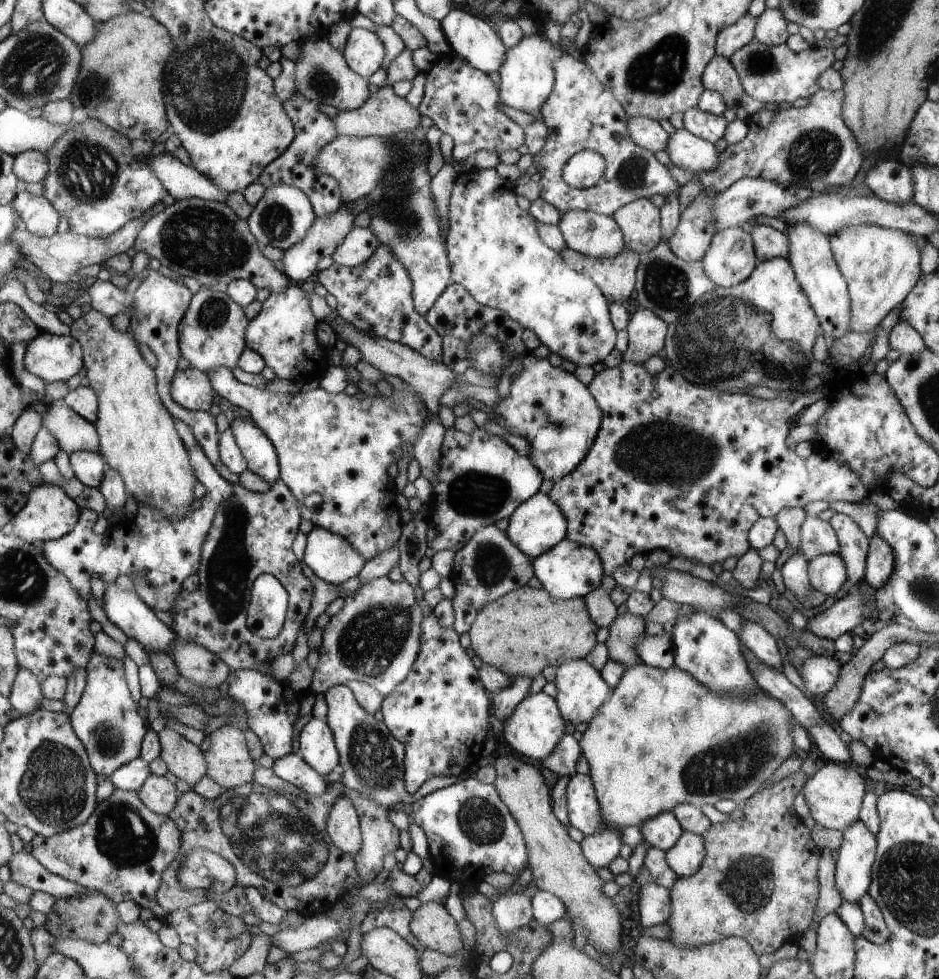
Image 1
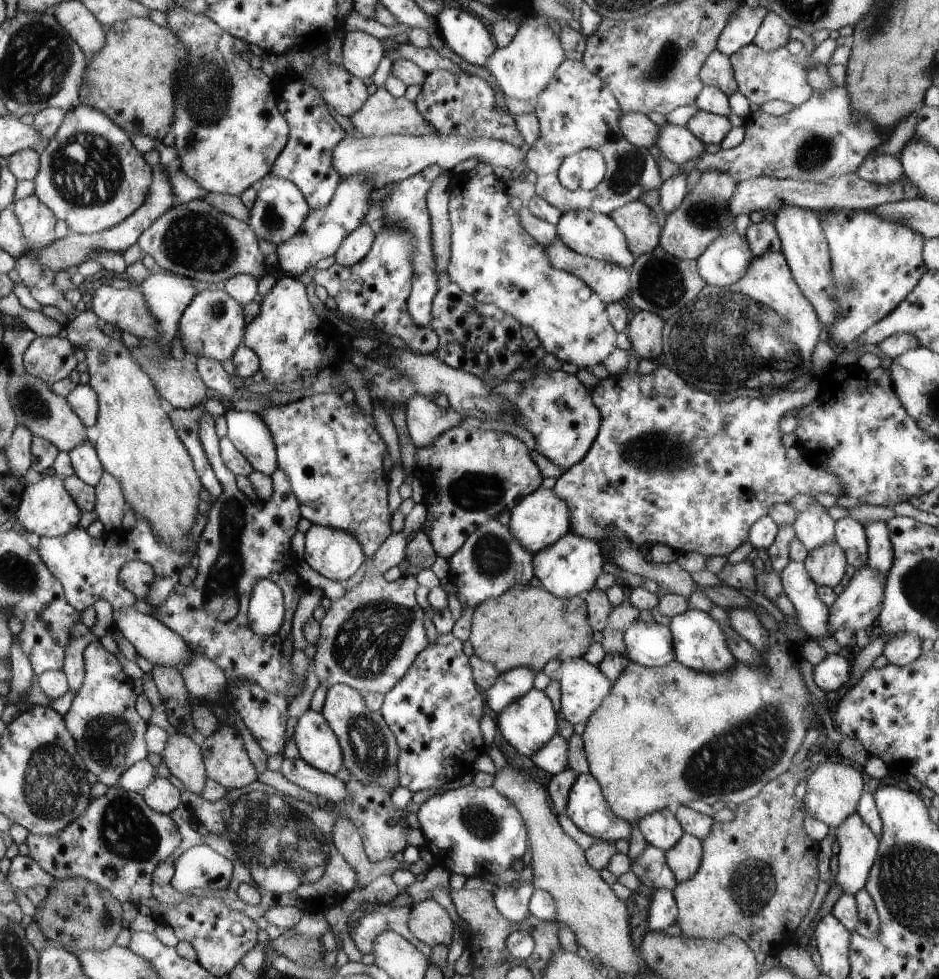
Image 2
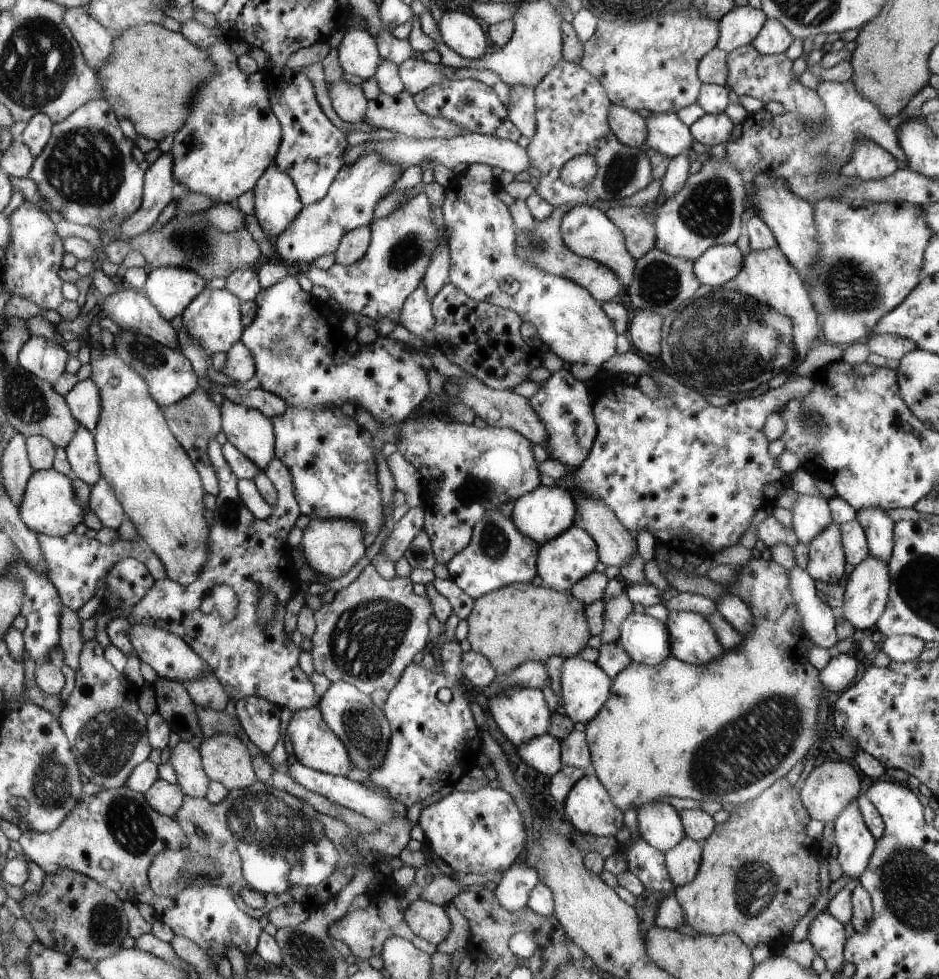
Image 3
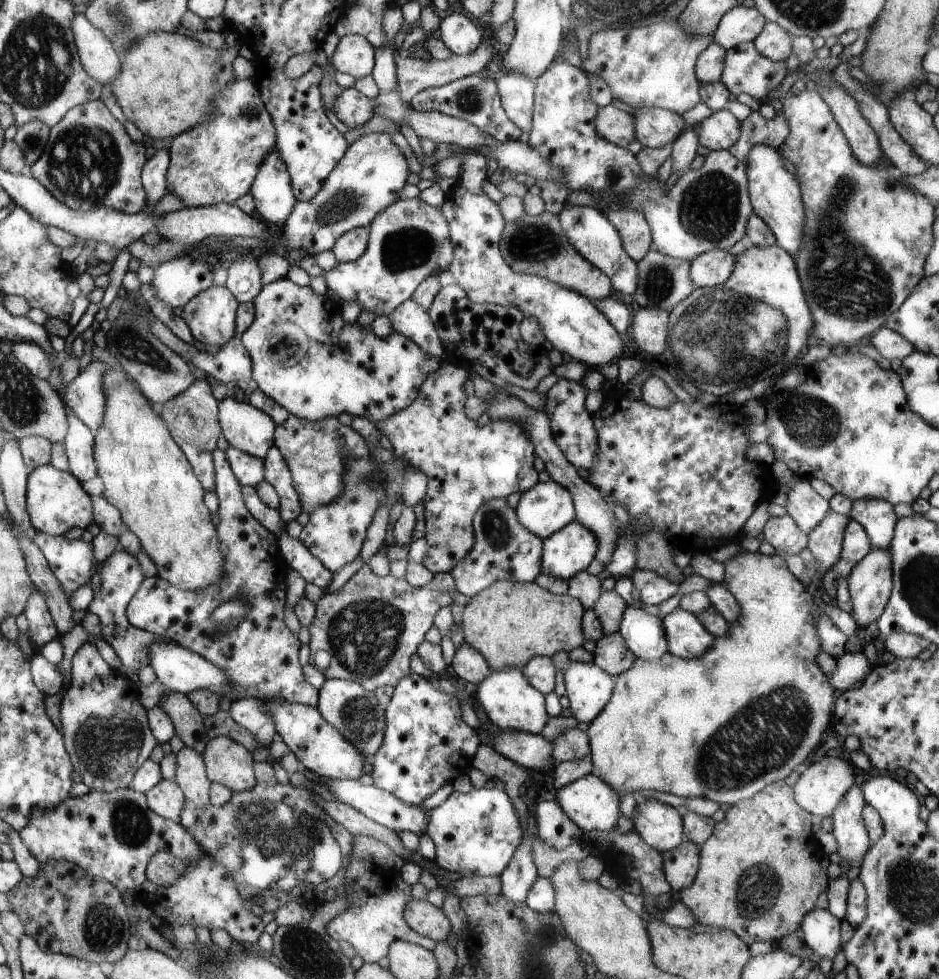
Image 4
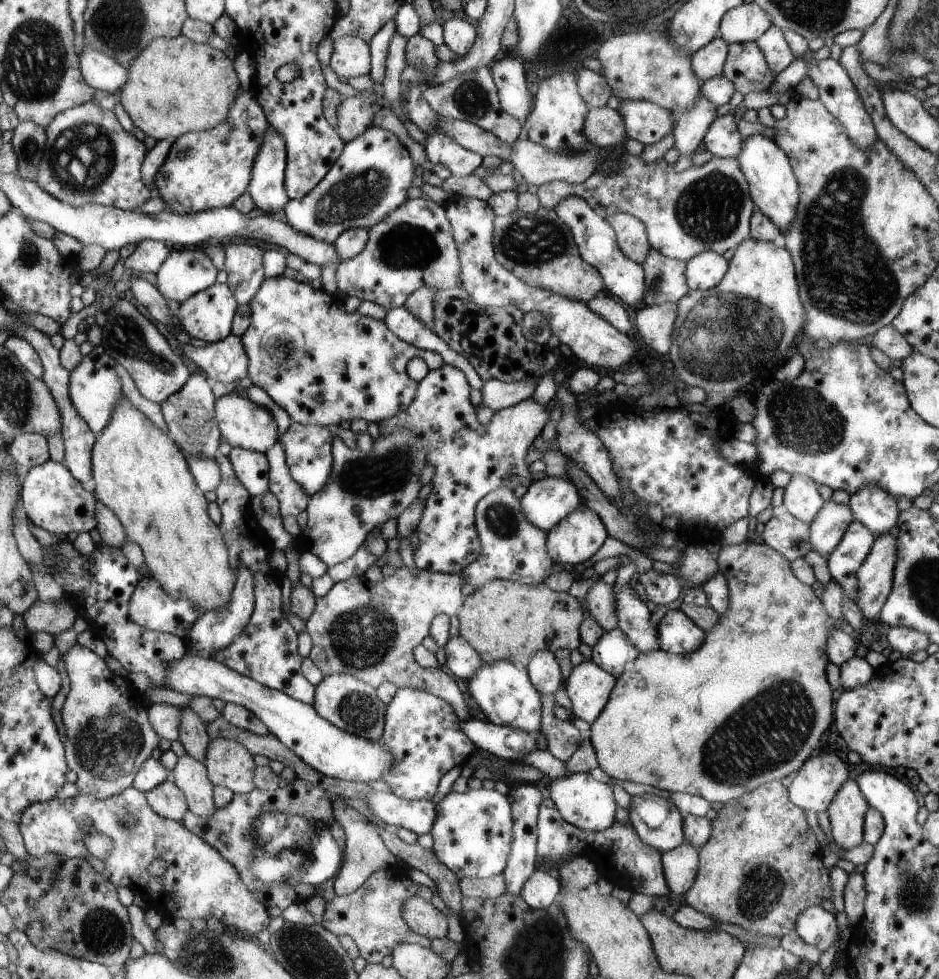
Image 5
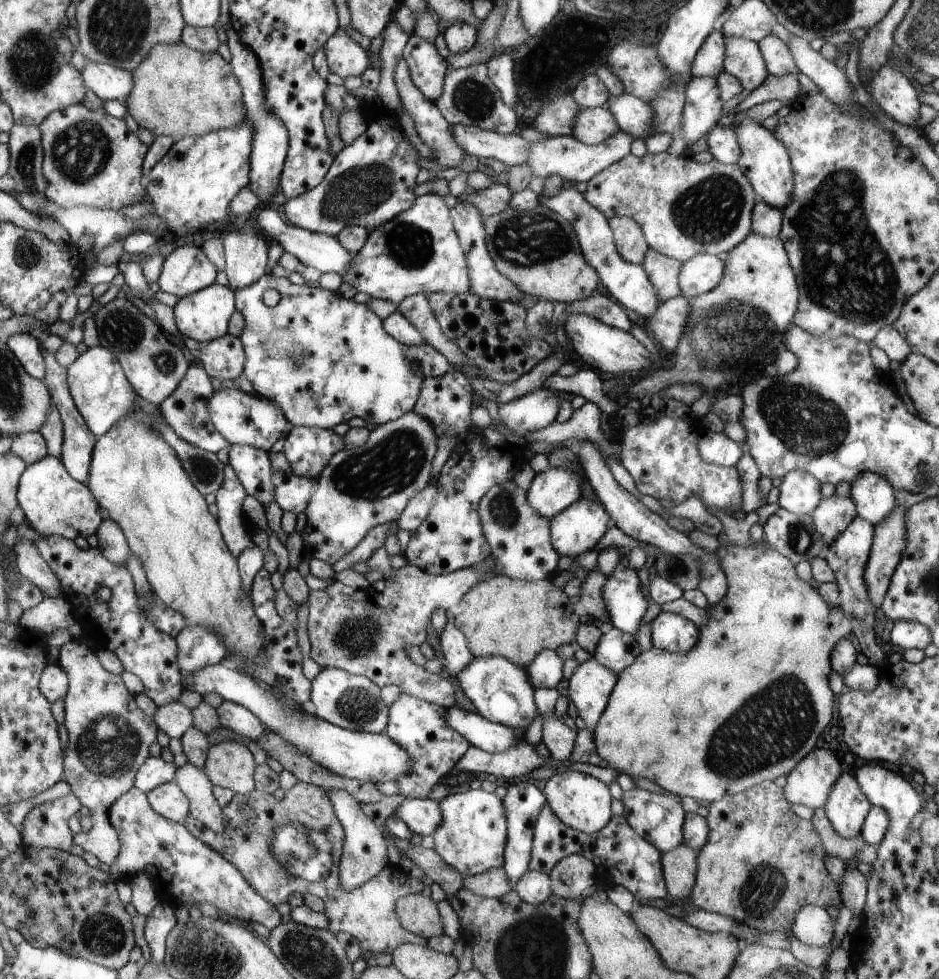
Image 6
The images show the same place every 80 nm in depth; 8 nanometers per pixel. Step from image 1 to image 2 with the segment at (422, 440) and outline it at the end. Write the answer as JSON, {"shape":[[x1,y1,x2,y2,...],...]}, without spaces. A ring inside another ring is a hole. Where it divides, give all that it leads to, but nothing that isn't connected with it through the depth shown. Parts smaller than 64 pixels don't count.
{"shape":[[413,395,405,408,408,432,416,447,428,446,440,434,467,418,451,406,436,405,426,395]]}

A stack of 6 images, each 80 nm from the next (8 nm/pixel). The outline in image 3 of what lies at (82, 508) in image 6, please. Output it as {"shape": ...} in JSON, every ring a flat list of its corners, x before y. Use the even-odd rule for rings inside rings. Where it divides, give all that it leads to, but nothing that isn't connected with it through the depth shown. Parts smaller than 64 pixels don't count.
{"shape":[[52,468,34,471,25,486,23,501,19,504,20,518,29,529,53,537,61,537,73,532,84,520,84,504,75,495,73,480]]}

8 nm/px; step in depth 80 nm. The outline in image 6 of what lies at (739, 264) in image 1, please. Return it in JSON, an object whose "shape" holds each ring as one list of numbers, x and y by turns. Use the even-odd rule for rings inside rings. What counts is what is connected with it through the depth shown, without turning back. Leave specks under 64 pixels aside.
{"shape":[[702,253,683,263,679,272,681,295,687,299,713,291,723,280,725,262]]}

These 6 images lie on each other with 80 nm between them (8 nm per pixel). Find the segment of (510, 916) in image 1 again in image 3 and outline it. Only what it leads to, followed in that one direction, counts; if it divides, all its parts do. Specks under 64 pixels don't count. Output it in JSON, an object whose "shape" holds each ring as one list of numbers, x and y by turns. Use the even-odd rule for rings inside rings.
{"shape":[[522,857,504,872,494,890,495,895,509,911,519,911,527,906,529,892,537,885,538,881,536,868,527,866]]}

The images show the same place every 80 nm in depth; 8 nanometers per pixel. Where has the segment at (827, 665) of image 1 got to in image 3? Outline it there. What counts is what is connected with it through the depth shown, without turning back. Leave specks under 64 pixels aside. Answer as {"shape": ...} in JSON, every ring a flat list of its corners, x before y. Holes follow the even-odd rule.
{"shape":[[839,653,832,657,828,666,819,671,826,692,843,693,854,682,860,670,860,660,854,654]]}

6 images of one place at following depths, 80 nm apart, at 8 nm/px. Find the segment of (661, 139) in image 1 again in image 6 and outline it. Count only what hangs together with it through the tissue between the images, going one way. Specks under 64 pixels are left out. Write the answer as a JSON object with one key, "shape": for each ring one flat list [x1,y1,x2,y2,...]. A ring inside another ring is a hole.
{"shape":[[582,107,573,126,573,137,587,145,604,142,620,127,606,107]]}

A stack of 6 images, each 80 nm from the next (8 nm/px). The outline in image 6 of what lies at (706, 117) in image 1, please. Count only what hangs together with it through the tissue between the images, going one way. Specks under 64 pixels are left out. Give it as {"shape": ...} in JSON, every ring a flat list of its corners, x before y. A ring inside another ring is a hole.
{"shape":[[716,123,708,132,708,148,713,158,725,165,737,164,742,157,742,148,739,146,738,135,733,129,734,126,721,128]]}

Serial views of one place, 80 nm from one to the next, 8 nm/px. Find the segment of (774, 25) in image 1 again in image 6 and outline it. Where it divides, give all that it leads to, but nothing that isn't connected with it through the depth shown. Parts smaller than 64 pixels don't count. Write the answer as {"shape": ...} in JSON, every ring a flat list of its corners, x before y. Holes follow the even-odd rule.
{"shape":[[768,35,757,43,770,75,783,77,797,72,792,53,782,39]]}

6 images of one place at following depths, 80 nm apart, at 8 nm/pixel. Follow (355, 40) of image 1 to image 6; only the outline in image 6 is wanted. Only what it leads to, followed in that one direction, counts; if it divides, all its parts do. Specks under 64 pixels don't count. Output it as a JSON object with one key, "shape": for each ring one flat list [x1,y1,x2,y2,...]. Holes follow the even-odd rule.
{"shape":[[337,32,323,45,329,70,343,79,361,76,370,67,365,50,343,32]]}

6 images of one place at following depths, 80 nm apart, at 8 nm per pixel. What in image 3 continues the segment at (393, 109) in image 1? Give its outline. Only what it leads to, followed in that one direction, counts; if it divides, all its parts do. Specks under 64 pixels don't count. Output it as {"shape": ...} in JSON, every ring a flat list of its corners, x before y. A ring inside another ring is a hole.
{"shape":[[404,90,398,95,387,95,381,92,376,98,369,100,364,122,378,126,378,128,399,132,404,137,414,137,417,139,451,139,470,133,467,128,443,116,433,117,423,113,416,106,413,95]]}

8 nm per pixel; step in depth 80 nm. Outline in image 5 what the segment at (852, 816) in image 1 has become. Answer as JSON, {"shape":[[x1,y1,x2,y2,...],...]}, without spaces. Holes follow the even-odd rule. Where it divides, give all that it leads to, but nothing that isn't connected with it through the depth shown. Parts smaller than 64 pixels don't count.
{"shape":[[818,750,794,773,790,786,787,787,789,798,798,808,823,813,834,800,836,793,849,779,848,763,840,757]]}

